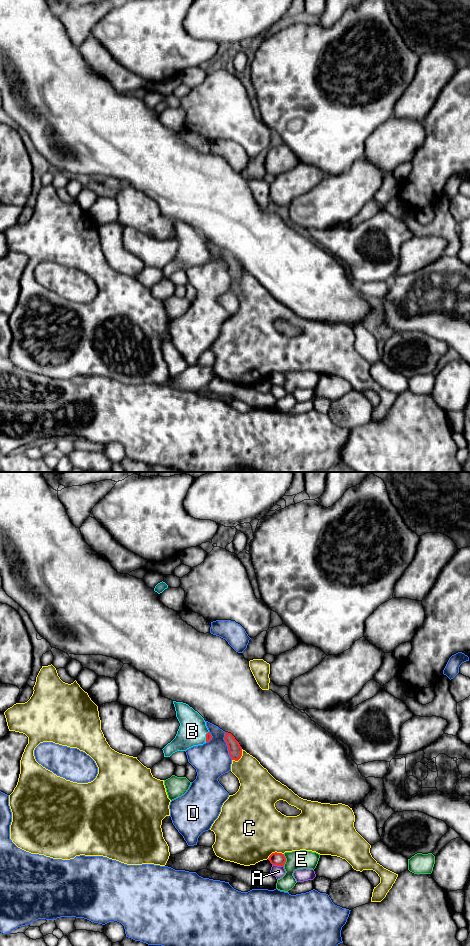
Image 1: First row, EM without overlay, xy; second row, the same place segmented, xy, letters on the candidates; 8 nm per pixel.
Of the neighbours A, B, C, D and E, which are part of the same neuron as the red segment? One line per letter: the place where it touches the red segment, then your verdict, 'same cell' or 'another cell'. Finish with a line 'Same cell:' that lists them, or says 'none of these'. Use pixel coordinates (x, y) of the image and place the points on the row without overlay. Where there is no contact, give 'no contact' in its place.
A: meets red in xy at (278, 385); another cell
B: meets red in xy at (206, 256); same cell
C: meets red in xy at (240, 277); another cell
D: meets red in xy at (227, 265); another cell
E: meets red in xy at (285, 380); another cell
Same cell: B

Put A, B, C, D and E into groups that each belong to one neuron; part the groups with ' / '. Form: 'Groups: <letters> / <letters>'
Groups: A / B / C / D / E

